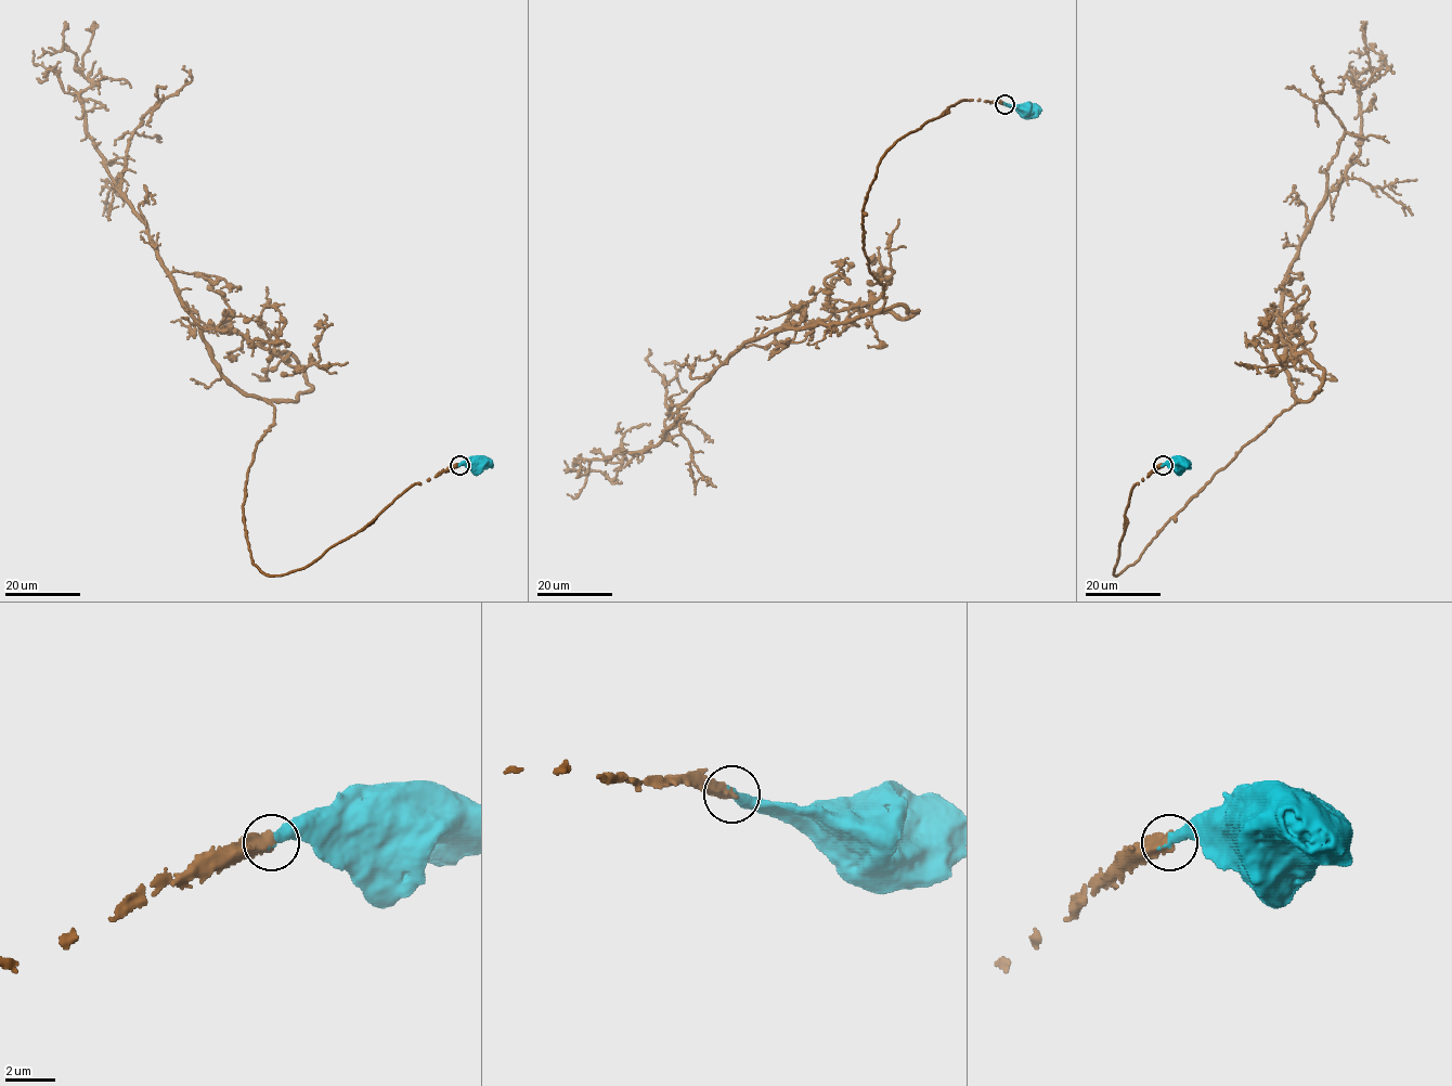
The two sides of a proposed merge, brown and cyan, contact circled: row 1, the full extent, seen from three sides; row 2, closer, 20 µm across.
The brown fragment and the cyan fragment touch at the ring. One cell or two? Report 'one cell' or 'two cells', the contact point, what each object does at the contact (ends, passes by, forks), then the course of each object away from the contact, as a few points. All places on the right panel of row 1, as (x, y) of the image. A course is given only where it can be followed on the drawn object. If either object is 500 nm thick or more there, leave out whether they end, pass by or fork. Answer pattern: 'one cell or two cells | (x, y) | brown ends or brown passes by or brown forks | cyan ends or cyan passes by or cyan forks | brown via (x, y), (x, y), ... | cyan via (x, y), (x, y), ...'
one cell | (1163, 465) | brown ends | cyan ends | brown via (1163, 465), (1130, 490), (1114, 574), (1294, 404), (1285, 275), (1357, 158), (1358, 89), (1386, 67), (1348, 52) | cyan via (1163, 465), (1178, 462)

